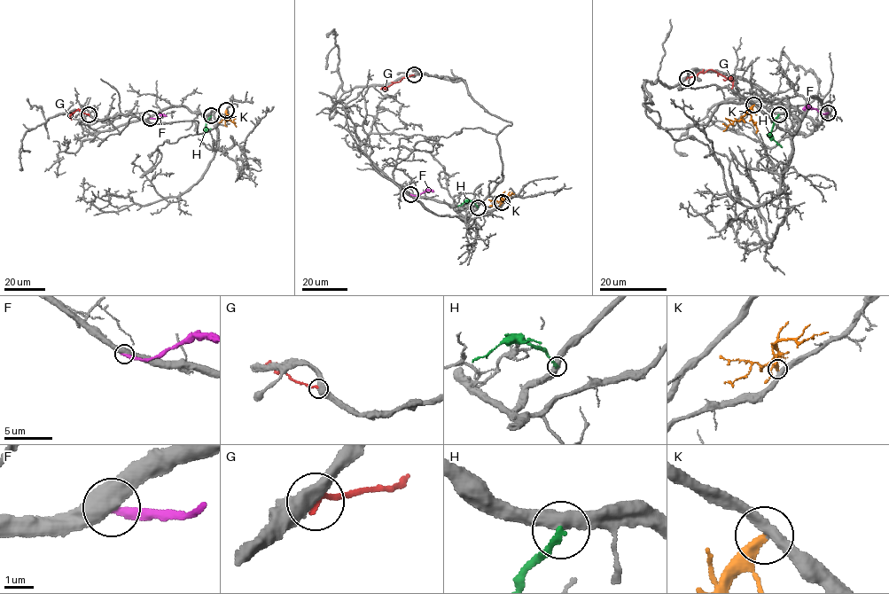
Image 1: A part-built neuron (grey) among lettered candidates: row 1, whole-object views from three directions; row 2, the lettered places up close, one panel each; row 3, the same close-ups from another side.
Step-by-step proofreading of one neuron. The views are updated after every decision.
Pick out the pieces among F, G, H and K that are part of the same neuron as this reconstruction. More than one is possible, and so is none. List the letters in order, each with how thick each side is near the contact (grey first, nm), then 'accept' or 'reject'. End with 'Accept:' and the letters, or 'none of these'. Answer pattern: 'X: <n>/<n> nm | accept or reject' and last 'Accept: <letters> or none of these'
F: 550/280 nm | reject
G: 480/190 nm | reject
H: 480/180 nm | reject
K: 300/320 nm | accept
Accept: K

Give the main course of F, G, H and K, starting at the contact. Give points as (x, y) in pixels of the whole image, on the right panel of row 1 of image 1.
F: (828, 113), (822, 114), (809, 106), (803, 110)
G: (686, 78), (712, 70), (729, 78), (731, 89)
H: (779, 114), (771, 137), (783, 146)
K: (753, 105), (739, 121), (723, 131)

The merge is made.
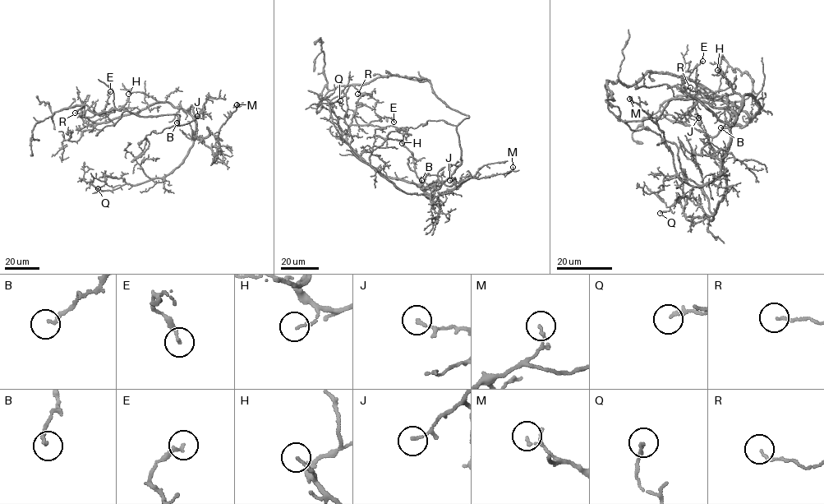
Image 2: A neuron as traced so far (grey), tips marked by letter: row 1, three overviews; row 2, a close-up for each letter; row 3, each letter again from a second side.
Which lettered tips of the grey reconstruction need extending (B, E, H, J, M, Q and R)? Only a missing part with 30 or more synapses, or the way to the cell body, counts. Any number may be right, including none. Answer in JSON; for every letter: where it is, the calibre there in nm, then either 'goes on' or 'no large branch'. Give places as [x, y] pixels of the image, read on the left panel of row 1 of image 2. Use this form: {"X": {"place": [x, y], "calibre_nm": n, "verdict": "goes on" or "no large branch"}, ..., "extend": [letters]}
{"B": {"place": [177, 122], "calibre_nm": 150, "verdict": "no large branch"}, "E": {"place": [110, 91], "calibre_nm": 180, "verdict": "no large branch"}, "H": {"place": [128, 94], "calibre_nm": 120, "verdict": "no large branch"}, "J": {"place": [197, 116], "calibre_nm": 120, "verdict": "no large branch"}, "M": {"place": [237, 104], "calibre_nm": 110, "verdict": "no large branch"}, "Q": {"place": [98, 188], "calibre_nm": 160, "verdict": "no large branch"}, "R": {"place": [75, 113], "calibre_nm": 110, "verdict": "no large branch"}, "extend": []}

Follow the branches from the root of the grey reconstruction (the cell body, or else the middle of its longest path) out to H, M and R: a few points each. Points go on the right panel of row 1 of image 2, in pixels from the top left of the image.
H: (632, 120), (656, 118), (678, 99), (738, 113), (741, 96), (717, 70)
M: (632, 120), (656, 118), (678, 99), (736, 116), (719, 175), (693, 187), (629, 99)
R: (632, 120), (656, 118), (672, 99), (737, 113), (752, 94), (761, 108), (751, 116), (680, 86), (690, 87)

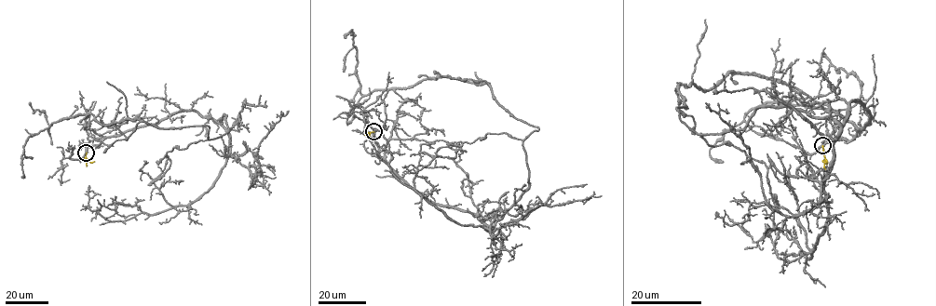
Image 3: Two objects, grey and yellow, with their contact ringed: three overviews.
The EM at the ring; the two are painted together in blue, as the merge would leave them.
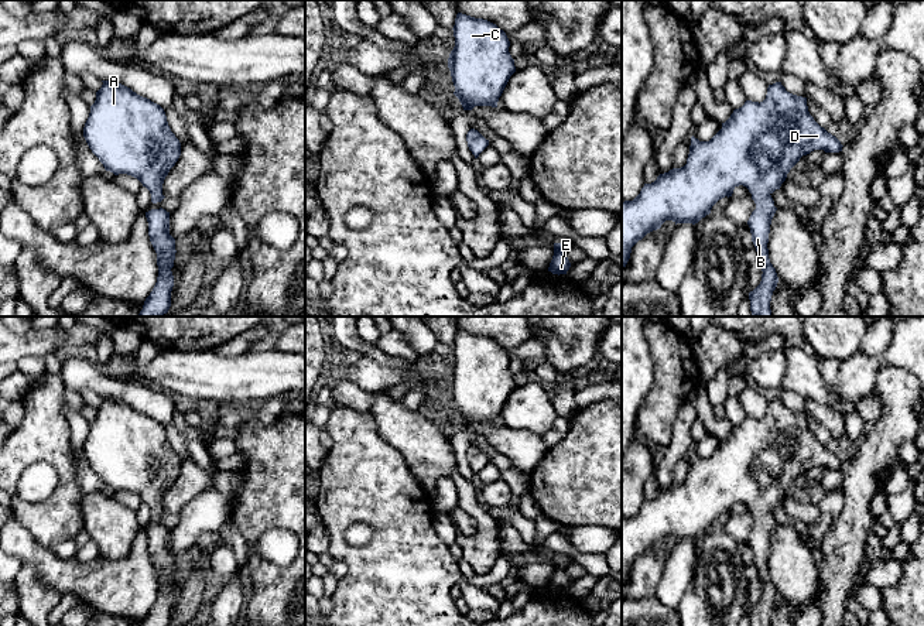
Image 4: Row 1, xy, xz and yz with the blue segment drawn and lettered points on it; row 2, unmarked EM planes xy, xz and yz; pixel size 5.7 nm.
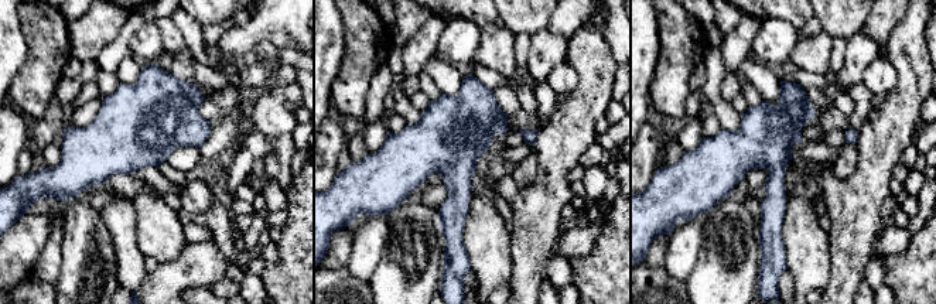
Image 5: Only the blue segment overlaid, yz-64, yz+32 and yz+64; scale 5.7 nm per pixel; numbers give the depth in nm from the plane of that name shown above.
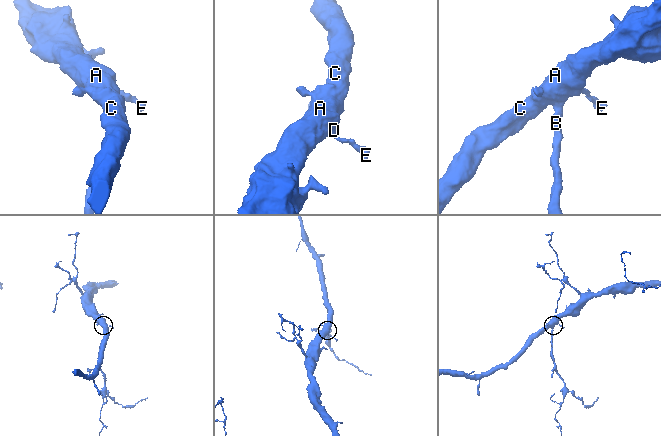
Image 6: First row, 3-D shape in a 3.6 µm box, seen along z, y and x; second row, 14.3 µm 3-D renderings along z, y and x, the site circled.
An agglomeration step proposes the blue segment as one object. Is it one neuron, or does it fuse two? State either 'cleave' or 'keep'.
keep

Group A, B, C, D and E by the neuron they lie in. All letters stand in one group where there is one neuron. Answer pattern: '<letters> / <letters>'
A B C D E

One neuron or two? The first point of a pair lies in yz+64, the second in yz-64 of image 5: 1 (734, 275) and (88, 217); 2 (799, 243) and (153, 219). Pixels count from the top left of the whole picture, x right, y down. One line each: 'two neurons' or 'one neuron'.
1: one neuron
2: one neuron

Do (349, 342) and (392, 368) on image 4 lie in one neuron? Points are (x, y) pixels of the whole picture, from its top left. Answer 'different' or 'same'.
same

